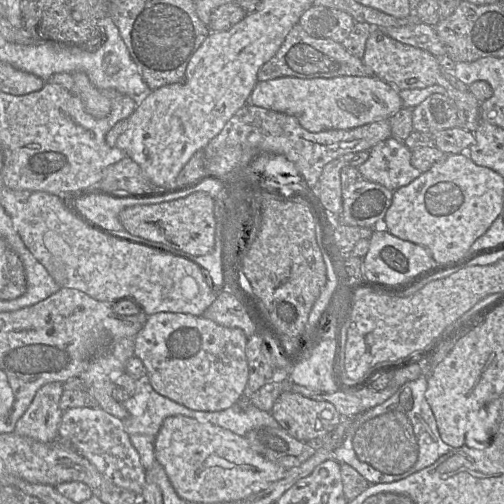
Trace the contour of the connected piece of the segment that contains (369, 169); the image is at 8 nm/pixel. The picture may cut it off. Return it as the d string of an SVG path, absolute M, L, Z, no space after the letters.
M391 136L369 150L369 158L358 170L367 180L394 192L422 174L412 165L411 152L404 142Z

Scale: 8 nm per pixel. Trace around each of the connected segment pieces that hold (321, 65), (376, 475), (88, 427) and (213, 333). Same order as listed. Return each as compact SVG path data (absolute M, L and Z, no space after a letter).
M297 23L287 34L276 54L264 63L257 73L259 82L280 77L301 79L334 78L338 76L371 77L374 73L361 58L350 54L341 43L328 38L314 38Z
M422 375L416 380L405 383L384 403L356 416L344 417L349 424L348 435L342 445L334 451L334 459L352 466L370 484L395 482L435 463L452 447L440 437L436 418L425 397L427 388L427 377Z
M100 407L70 408L62 413L58 436L87 458L114 485L141 496L146 484L146 471L119 418Z
M159 312L149 315L144 327L136 335L134 356L138 357L143 362L147 370L147 381L157 393L192 410L216 412L230 408L244 398L244 390L249 377L249 369L245 352L247 341L248 337L241 329L221 326L203 316L194 316L183 313Z

